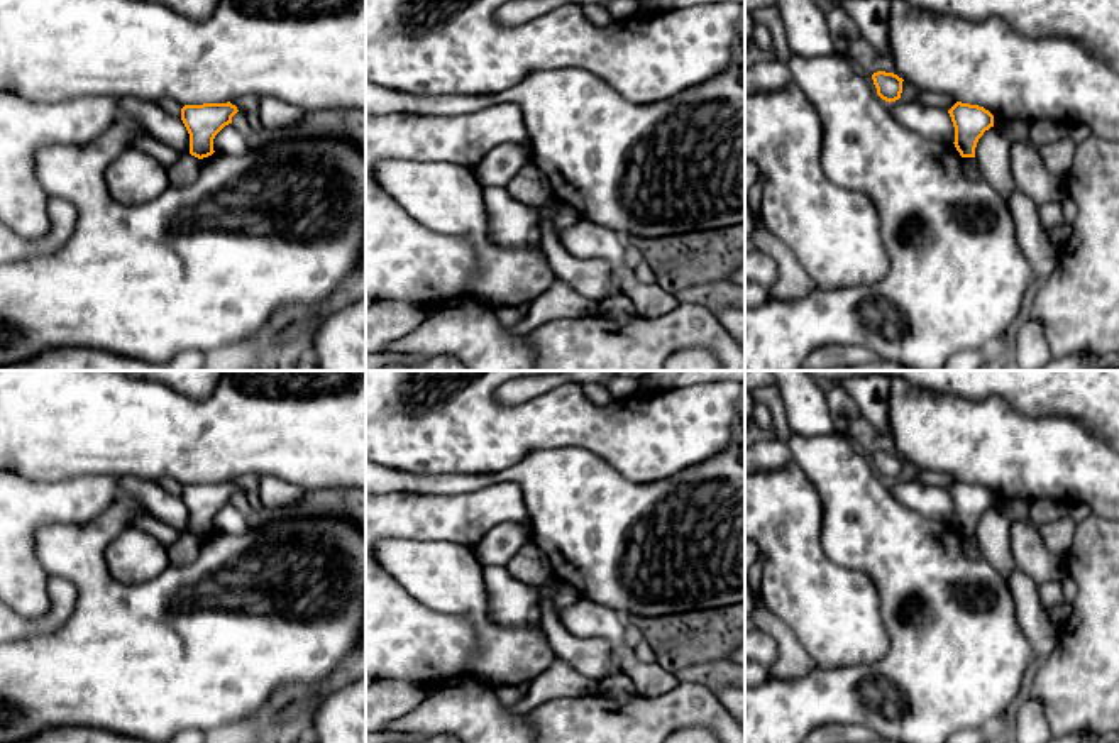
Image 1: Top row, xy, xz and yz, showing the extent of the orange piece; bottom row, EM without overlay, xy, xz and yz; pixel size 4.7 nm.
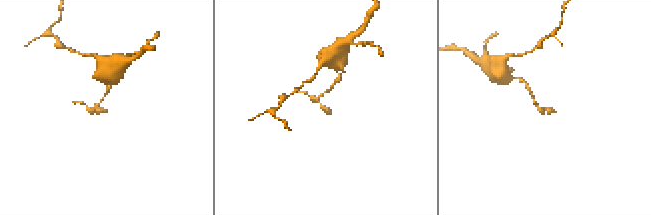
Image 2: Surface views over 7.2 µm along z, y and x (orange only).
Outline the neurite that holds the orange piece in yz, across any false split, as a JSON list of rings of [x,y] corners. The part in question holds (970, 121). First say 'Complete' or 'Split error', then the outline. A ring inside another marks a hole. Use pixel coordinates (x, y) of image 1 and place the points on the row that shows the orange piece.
Complete. [[[956,102],[948,110],[955,127],[955,147],[962,157],[975,157],[975,147],[985,130],[994,127],[994,115],[978,105]]]

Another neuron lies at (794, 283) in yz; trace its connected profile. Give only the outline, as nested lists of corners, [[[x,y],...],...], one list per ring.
[[[762,215],[760,220],[755,222],[752,242],[755,249],[767,252],[777,262],[779,279],[775,286],[769,289],[770,298],[789,303],[802,300],[816,289],[808,269],[799,262],[791,247],[763,225]]]

